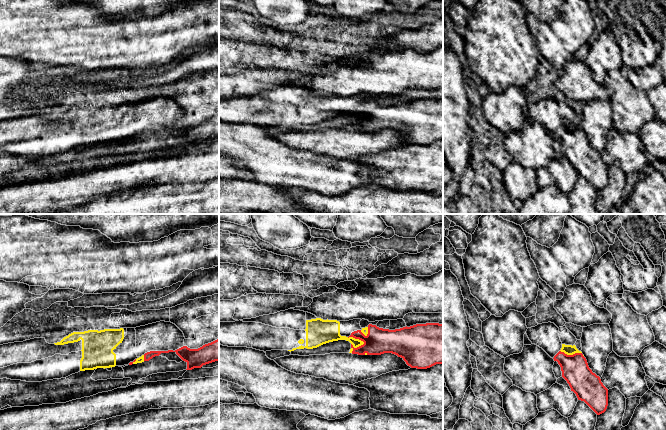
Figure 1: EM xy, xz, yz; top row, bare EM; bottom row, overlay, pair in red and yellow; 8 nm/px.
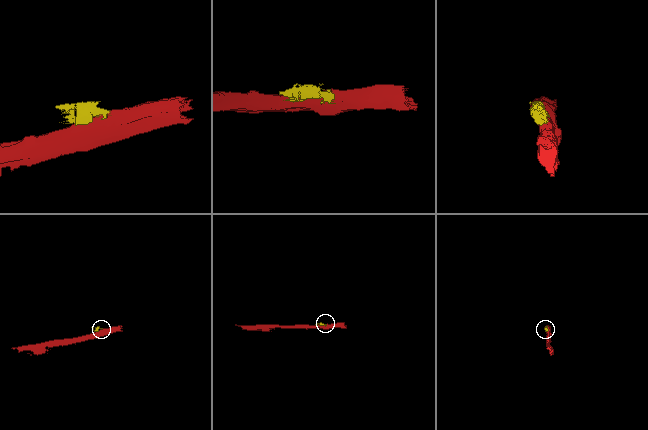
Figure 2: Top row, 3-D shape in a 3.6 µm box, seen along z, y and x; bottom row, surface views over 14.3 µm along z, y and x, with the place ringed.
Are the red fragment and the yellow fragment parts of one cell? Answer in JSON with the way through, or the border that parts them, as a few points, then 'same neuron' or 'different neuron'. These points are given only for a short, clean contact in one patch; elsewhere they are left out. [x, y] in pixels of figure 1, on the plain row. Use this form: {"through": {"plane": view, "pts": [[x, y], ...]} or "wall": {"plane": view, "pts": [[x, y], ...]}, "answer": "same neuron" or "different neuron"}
{"answer": "different neuron"}

